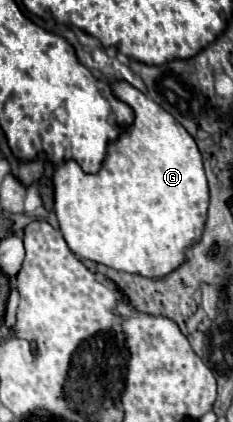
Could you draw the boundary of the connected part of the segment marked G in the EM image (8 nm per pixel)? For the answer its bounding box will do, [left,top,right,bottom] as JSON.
[54,82,208,280]

